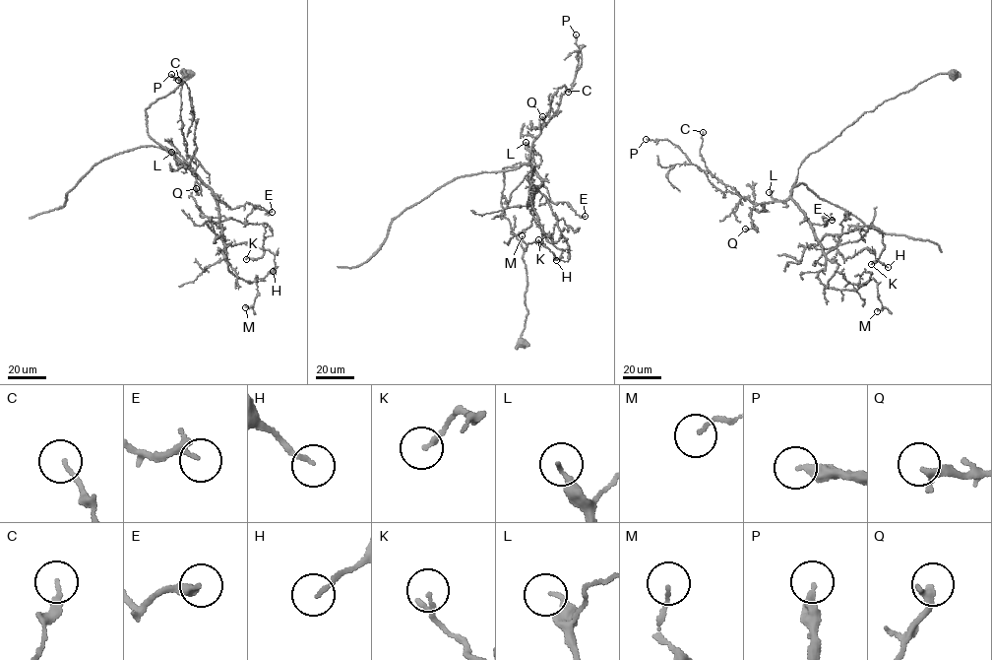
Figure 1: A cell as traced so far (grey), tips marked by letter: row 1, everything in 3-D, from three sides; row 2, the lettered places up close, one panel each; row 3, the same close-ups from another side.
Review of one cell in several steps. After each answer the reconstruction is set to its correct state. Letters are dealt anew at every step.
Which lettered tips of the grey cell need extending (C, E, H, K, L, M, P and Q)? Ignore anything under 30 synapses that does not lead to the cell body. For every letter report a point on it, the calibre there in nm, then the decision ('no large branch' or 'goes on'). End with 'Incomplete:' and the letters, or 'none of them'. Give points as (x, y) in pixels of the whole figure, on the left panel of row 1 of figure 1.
C: (178, 80) | 130 nm | no large branch
E: (272, 212) | 200 nm | no large branch
H: (273, 271) | 130 nm | no large branch
K: (246, 259) | 160 nm | no large branch
L: (171, 152) | 130 nm | no large branch
M: (245, 307) | 100 nm | no large branch
P: (171, 74) | 300 nm | no large branch
Q: (196, 188) | 280 nm | no large branch
Incomplete: none of them

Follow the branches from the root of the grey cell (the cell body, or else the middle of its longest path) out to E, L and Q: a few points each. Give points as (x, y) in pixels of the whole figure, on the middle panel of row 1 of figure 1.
E: (524, 345), (527, 312), (524, 248), (504, 217), (503, 168), (528, 163), (551, 202), (566, 202), (585, 216)
L: (524, 345), (522, 333), (527, 312), (524, 248), (504, 217), (501, 200), (503, 168), (529, 161), (526, 142)
Q: (524, 345), (527, 312), (524, 248), (504, 217), (503, 168), (528, 163), (542, 116)

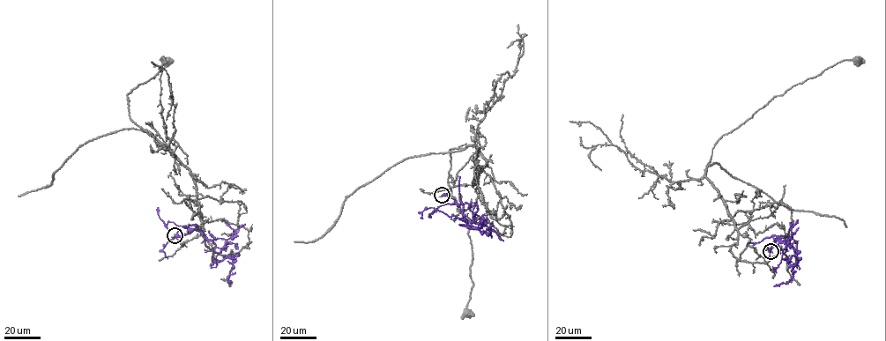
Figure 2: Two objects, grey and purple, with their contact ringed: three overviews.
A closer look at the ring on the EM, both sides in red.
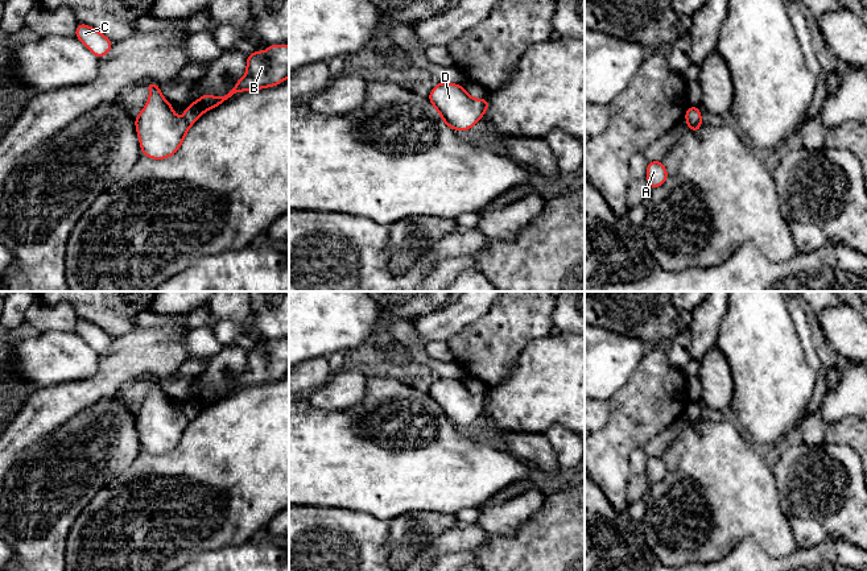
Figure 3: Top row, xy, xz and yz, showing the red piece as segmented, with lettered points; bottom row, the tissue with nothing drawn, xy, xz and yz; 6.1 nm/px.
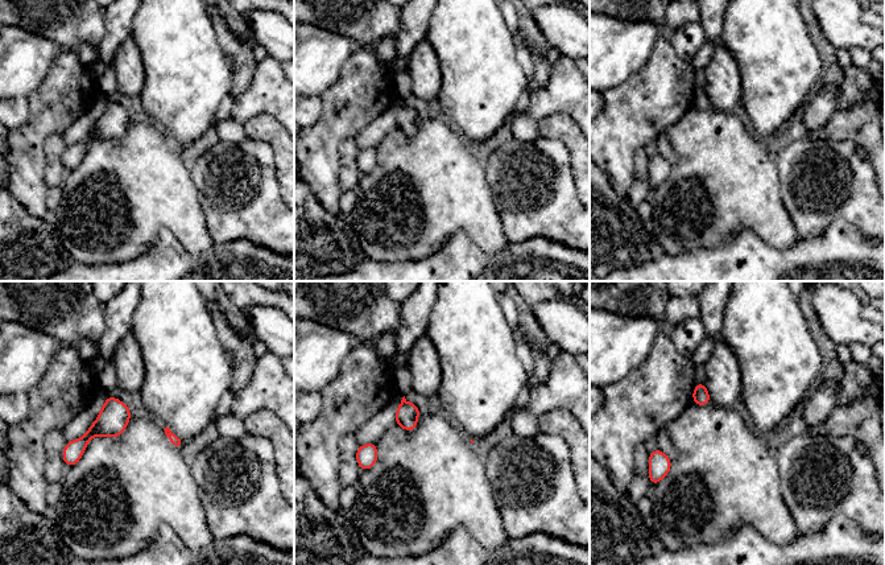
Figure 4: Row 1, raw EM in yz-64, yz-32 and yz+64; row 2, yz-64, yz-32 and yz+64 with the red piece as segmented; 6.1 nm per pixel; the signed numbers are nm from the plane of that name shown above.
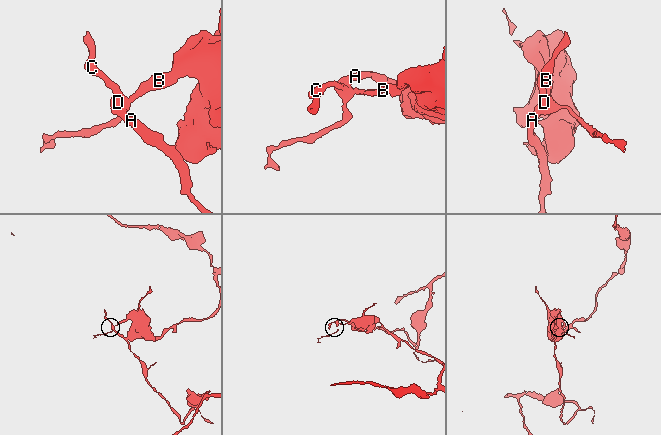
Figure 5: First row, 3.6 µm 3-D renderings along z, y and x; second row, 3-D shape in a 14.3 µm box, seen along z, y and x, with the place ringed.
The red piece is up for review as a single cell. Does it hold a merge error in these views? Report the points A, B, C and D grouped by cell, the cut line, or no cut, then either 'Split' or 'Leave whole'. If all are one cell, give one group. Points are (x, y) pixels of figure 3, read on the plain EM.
Groups: A C D / B. Split along xy (184, 414), (189, 421). Split

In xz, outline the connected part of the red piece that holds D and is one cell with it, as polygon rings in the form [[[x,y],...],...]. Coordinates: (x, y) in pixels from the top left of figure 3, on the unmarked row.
[[[439,377],[428,393],[442,417],[454,426],[472,423],[484,409],[483,394],[470,393],[461,380]]]

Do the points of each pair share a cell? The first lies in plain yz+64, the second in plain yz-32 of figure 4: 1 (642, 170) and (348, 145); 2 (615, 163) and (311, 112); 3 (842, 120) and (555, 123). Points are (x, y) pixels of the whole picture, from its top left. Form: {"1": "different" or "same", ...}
{"1": "same", "2": "different", "3": "same"}

